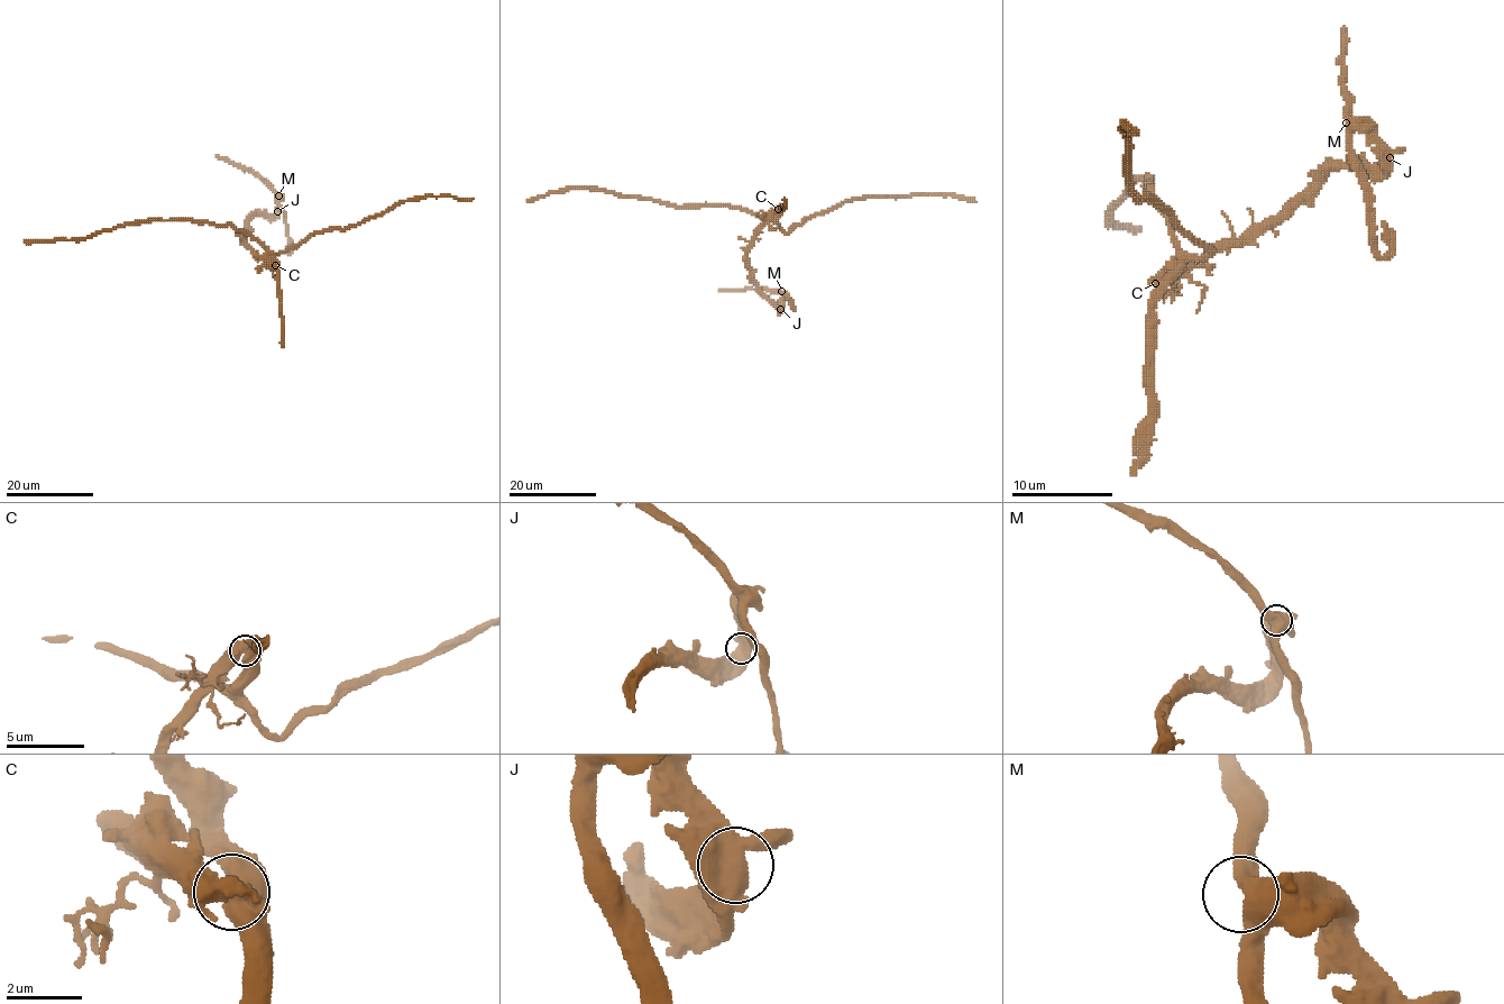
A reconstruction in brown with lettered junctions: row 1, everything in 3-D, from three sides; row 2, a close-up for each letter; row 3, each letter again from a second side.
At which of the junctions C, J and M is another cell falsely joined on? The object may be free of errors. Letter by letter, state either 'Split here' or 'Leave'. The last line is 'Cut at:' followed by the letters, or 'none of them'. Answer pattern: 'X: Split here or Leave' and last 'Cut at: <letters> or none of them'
C: Split here
J: Leave
M: Leave
Cut at: C

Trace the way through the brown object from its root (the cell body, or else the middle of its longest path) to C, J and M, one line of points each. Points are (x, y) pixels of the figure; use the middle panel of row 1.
C: (761, 217), (771, 218), (777, 209)
J: (761, 217), (771, 218), (767, 220), (748, 248), (749, 275), (780, 309)
M: (761, 217), (771, 218), (767, 220), (748, 248), (749, 275), (778, 308), (781, 291)

